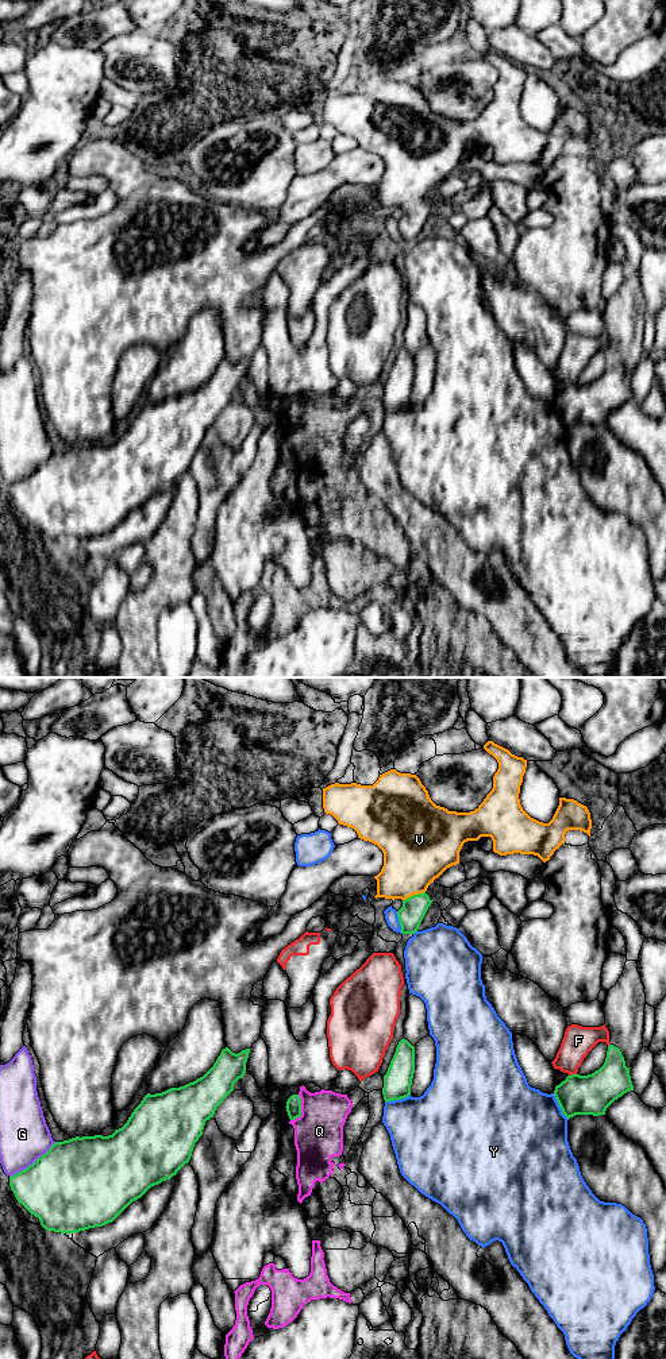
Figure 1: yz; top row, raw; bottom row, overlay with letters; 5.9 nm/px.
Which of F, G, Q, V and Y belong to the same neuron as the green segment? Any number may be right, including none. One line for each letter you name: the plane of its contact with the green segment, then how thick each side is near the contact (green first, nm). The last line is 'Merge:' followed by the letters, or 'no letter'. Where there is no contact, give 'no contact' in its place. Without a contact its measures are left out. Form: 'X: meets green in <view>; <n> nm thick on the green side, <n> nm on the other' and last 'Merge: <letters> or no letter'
V: meets green in yz; 150 nm thick on the green side, 380 nm on the other
Merge: V

